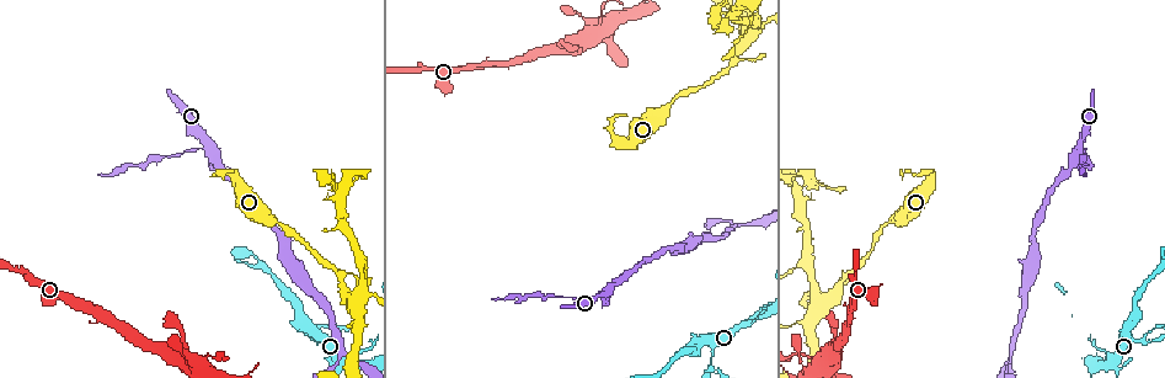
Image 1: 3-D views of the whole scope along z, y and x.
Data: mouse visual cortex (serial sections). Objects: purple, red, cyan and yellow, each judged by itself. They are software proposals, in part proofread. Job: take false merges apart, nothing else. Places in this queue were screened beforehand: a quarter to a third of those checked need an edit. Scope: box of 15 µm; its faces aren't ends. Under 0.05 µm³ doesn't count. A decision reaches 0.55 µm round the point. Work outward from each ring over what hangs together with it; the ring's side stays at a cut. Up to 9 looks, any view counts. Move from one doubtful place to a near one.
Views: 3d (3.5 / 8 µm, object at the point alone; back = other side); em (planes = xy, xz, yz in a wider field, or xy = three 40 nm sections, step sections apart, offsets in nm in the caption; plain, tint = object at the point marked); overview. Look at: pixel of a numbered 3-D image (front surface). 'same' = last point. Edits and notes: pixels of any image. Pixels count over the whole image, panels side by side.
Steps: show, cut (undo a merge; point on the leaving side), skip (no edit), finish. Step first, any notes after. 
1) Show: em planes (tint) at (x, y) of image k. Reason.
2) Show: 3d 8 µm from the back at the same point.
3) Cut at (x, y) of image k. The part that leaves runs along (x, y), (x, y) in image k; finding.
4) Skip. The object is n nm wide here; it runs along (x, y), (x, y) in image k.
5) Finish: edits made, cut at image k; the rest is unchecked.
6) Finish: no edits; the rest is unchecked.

Show: 3d 3.5 µm at (752, 7) of image 1. Abrupt turn.

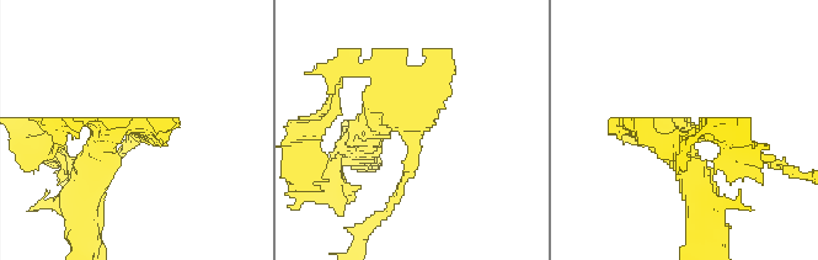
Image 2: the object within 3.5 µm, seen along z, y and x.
Show: em xy step 1 (tint) at (141, 133) of image 2. Now the EM.

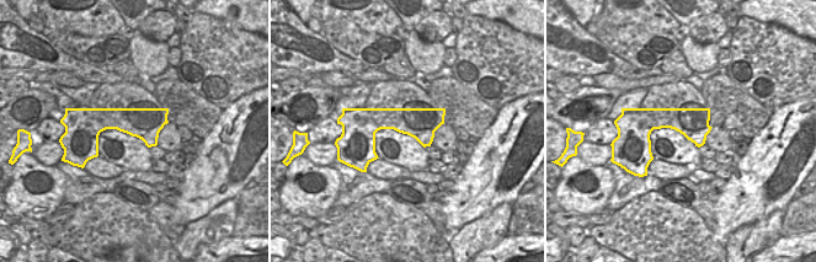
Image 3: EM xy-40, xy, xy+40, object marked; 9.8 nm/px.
Cut at (642, 121) of image 2. A border runs along (346, 127), (373, 155) in image 3; a second cell is stuck on.

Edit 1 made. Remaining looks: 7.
Show: 3d 3.5 µm at (1083, 143) of image 1.

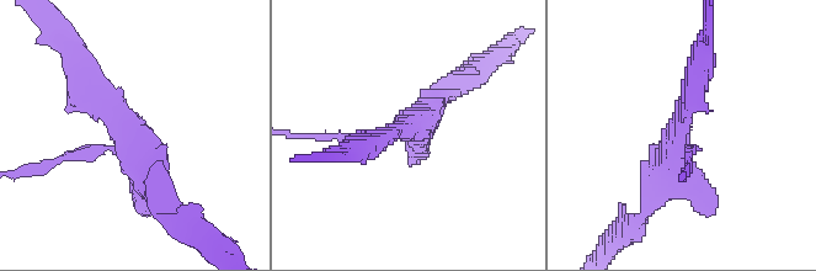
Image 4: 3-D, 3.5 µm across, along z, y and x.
Show: em xy step 2 (tint) at (404, 126) of image 4. 3 arms meet here; the arms are 150, 350, 400 nm wide; shape alone is not enough.

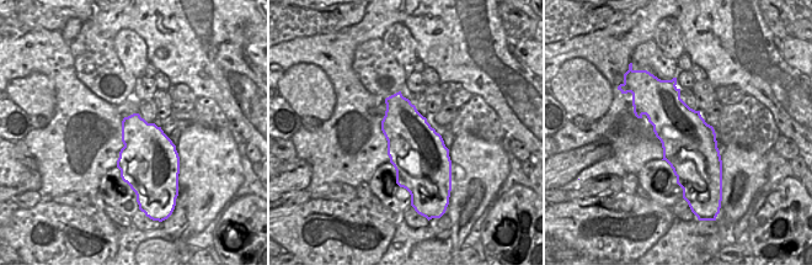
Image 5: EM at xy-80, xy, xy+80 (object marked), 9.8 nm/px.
Cut at (70, 155) of image 4. Two cells meet here.

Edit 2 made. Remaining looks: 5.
Show: 3d 3.5 µm from the back at (398, 68) of image 1.

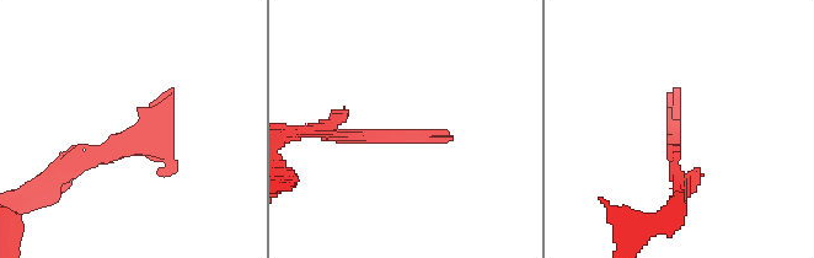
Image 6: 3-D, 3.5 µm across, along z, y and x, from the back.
Show: em xy step 3 (tint) at (123, 149) of image 6.

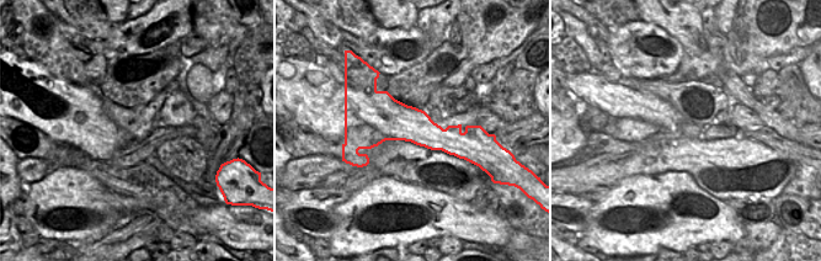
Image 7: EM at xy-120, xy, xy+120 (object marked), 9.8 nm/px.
Skip. The object is 400 nm wide here; it runs along (46, 178), (113, 155), (166, 91) in image 6; continuous, no second cell.

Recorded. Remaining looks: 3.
Show: 3d 3.5 µm at (710, 357) of image 1. Thin neck.

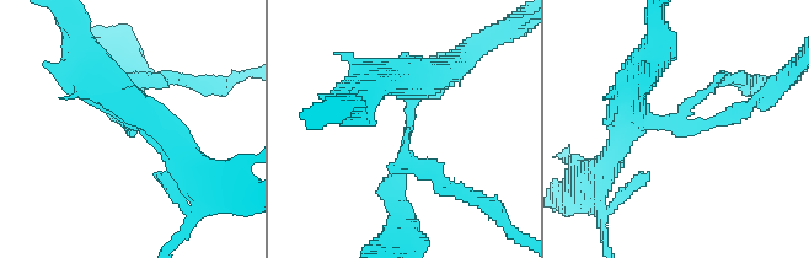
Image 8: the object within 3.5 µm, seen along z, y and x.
Show: em xy step 2 (tint) at (689, 129) of image 8. 3 arms meet here; the arms are 100, 200, 400 nm wide; shape alone is not enough.

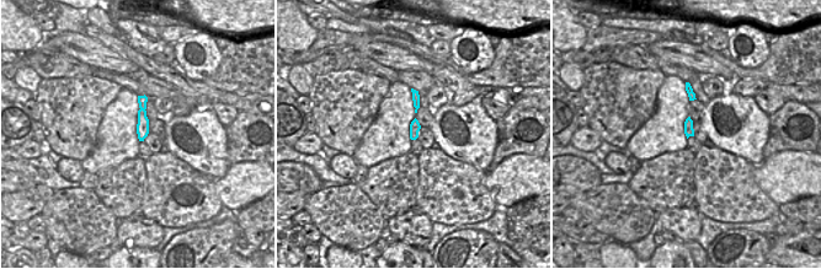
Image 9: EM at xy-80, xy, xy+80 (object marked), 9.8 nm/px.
Cut at (414, 166) of image 8. The part that leaves runs along (408, 138), (405, 157), (485, 204) in image 8; two cells meet here.

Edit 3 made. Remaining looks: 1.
Finish: edits made, cut at image 2, cut at image 4, cut at image 8; the rest is unchecked.

